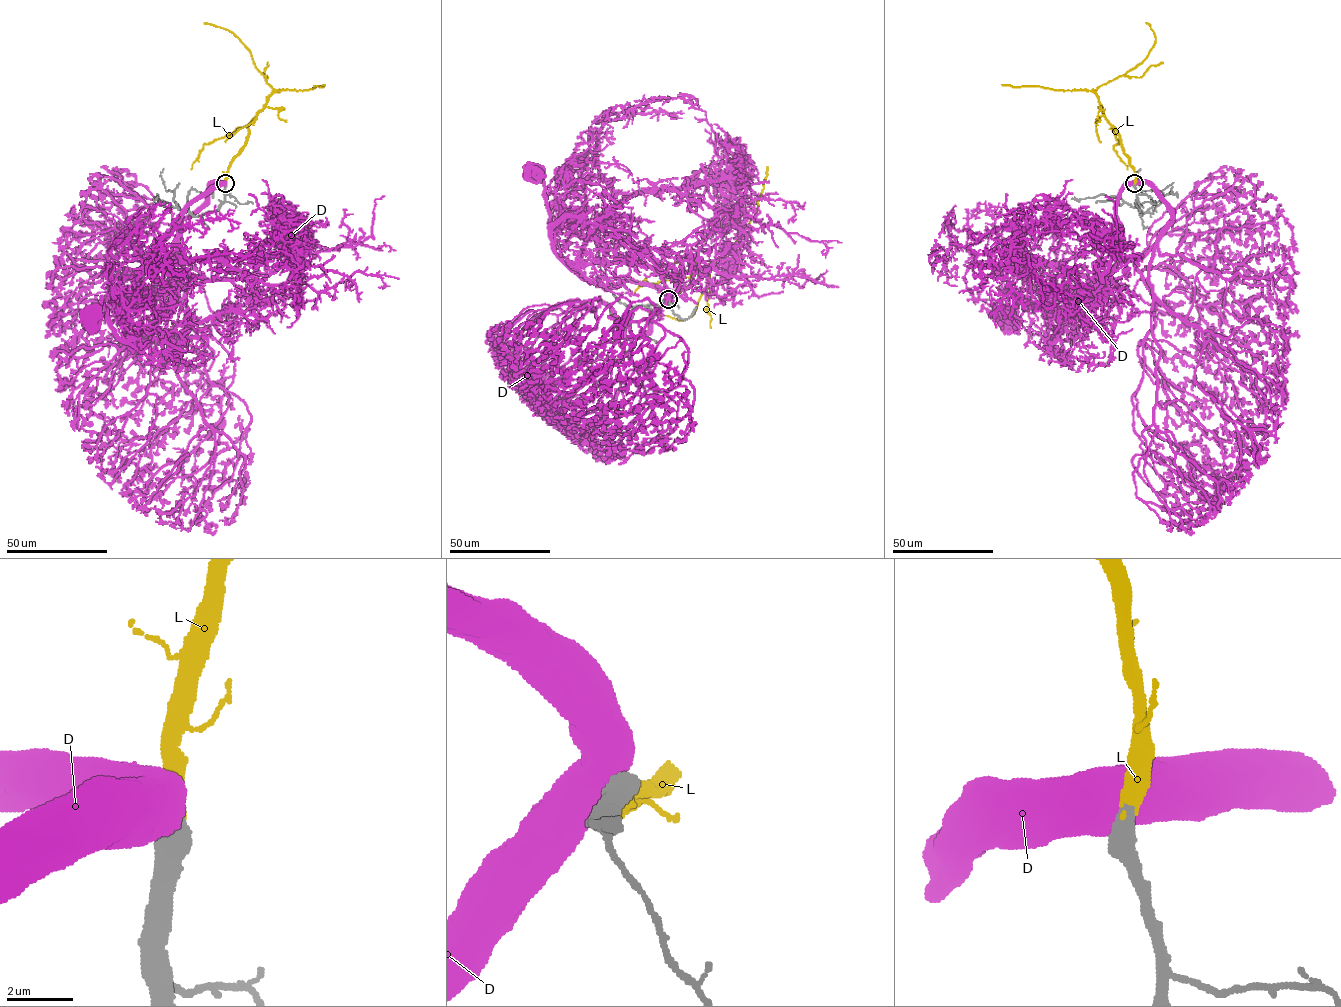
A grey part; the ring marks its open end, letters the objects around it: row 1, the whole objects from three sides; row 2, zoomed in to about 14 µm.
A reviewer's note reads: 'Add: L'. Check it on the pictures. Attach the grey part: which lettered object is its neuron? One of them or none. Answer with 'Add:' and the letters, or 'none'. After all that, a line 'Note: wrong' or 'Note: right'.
Add: L
Note: right

